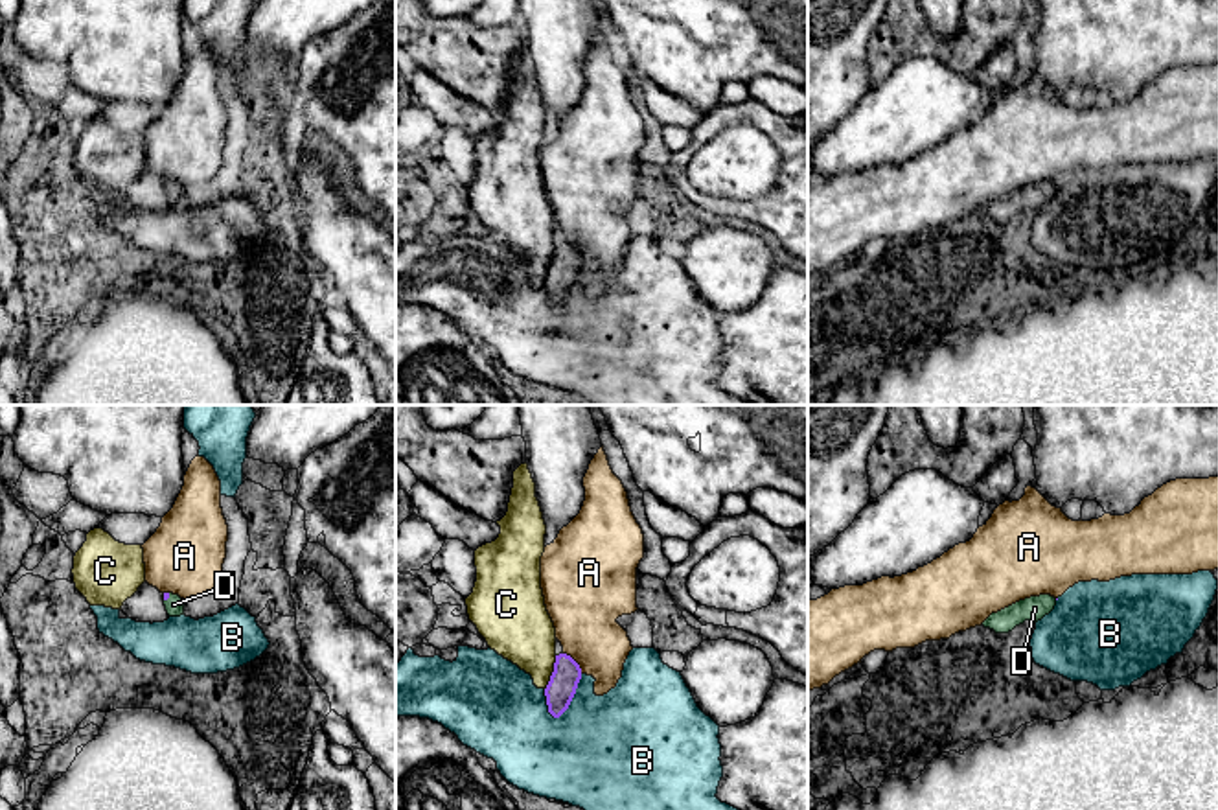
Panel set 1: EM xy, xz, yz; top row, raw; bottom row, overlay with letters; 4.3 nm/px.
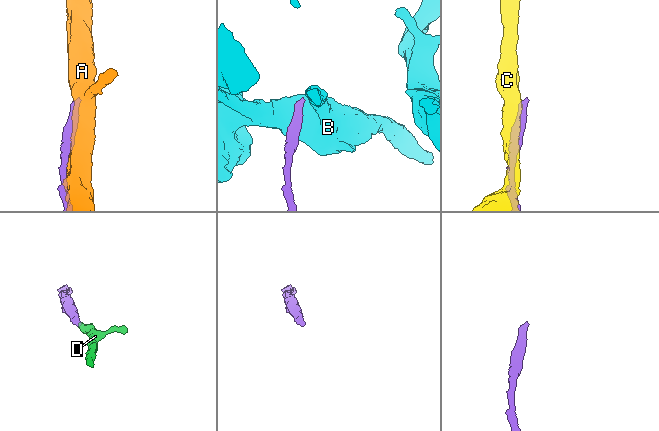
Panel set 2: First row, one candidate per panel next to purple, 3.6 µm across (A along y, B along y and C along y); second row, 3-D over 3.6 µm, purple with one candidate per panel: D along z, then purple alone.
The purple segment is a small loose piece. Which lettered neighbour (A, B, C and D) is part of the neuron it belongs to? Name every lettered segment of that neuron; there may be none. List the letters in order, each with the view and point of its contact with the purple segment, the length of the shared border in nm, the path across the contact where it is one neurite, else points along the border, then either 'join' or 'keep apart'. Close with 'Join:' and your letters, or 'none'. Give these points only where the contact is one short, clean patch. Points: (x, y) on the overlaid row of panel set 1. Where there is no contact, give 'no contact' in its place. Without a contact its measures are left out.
A: xz (574, 661) | 130 nm | keep apart
B: xz (573, 696) | 240 nm | keep apart
C: xz (552, 672) | 160 nm | keep apart
D: xy (168, 597) | 50 nm | across xy (166, 595), (168, 597), (173, 604) | join
Join: D

